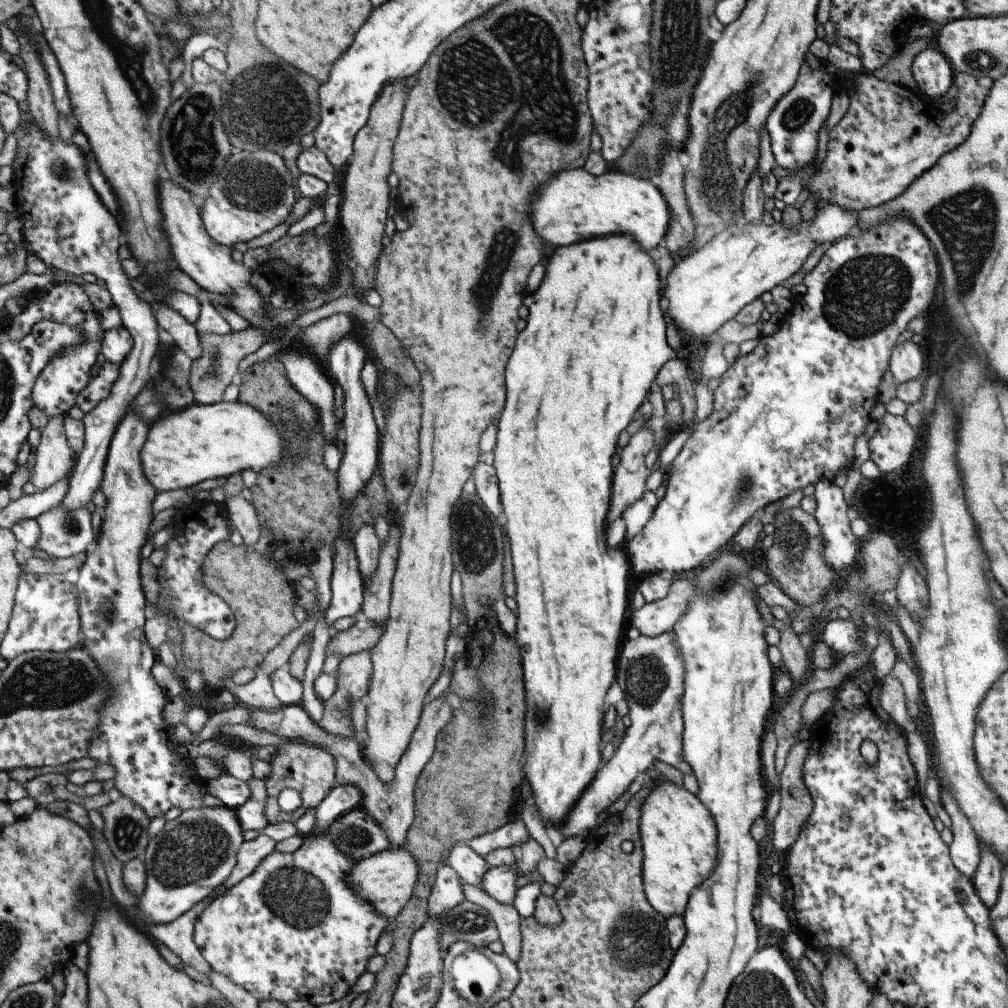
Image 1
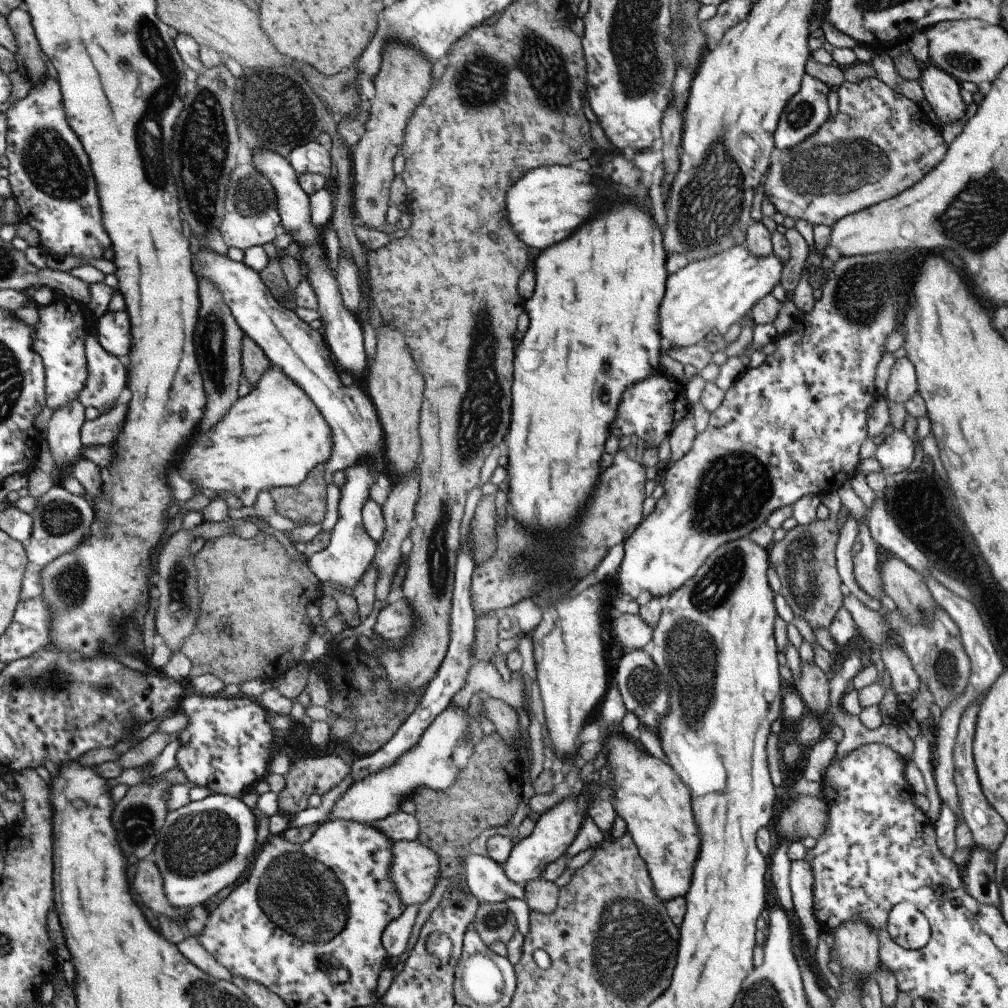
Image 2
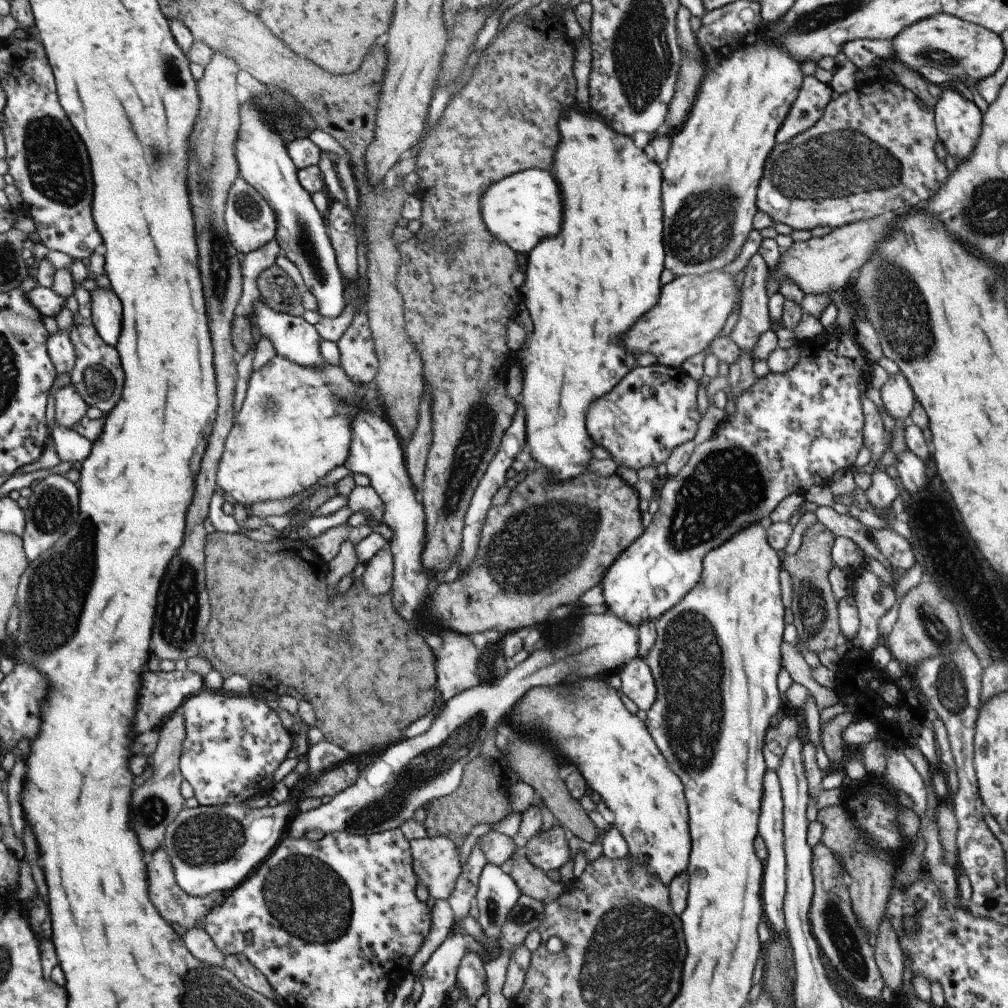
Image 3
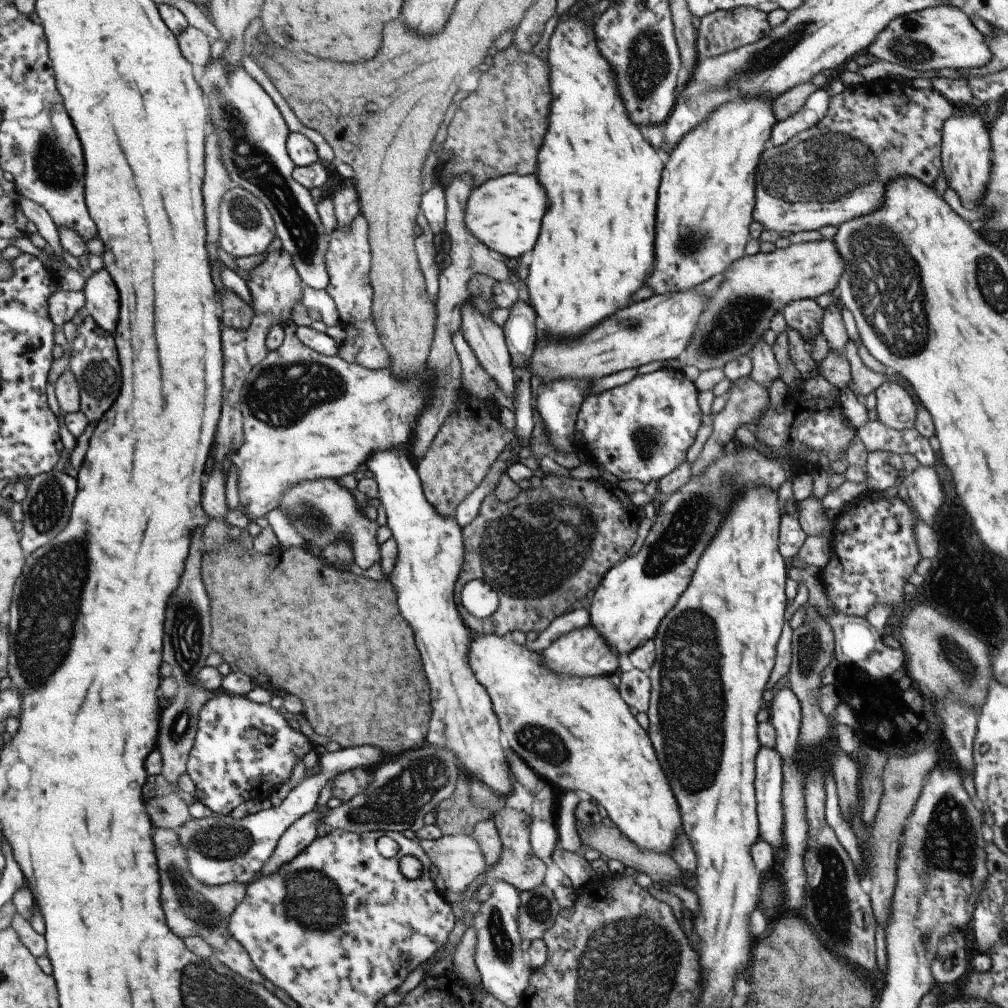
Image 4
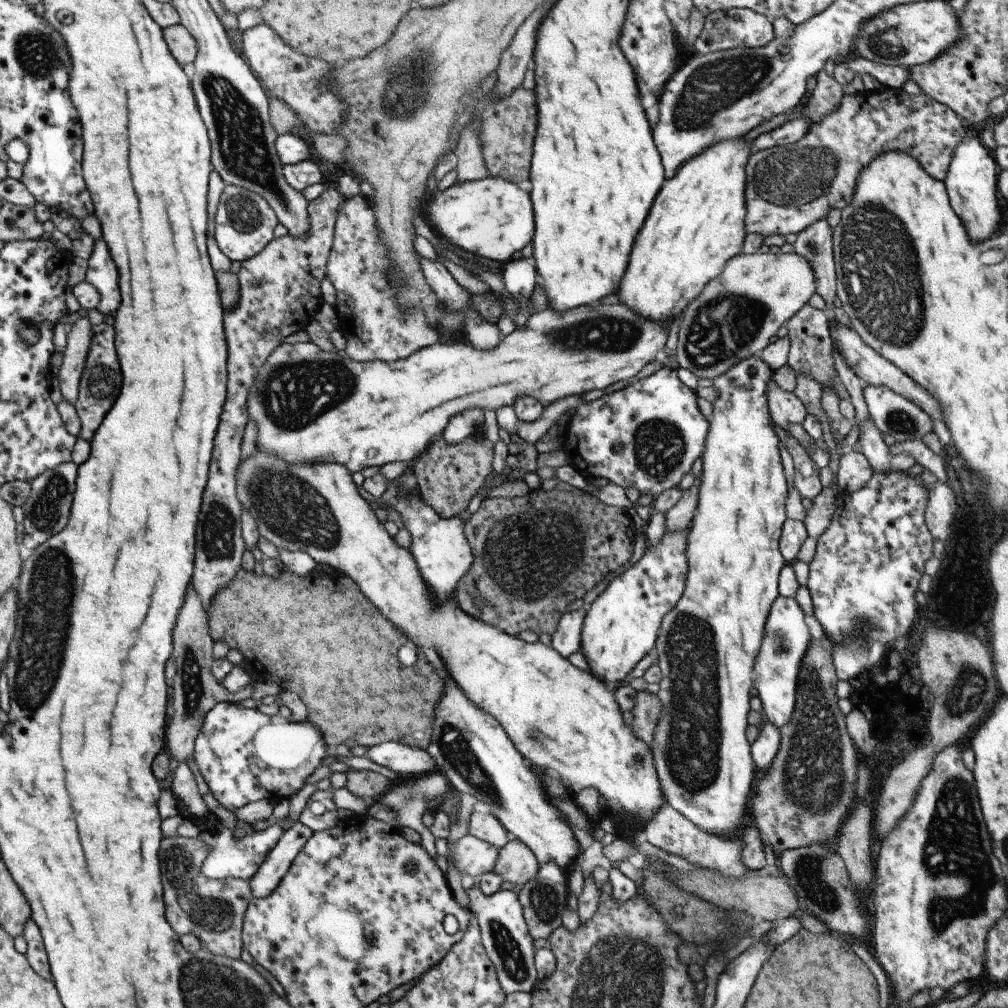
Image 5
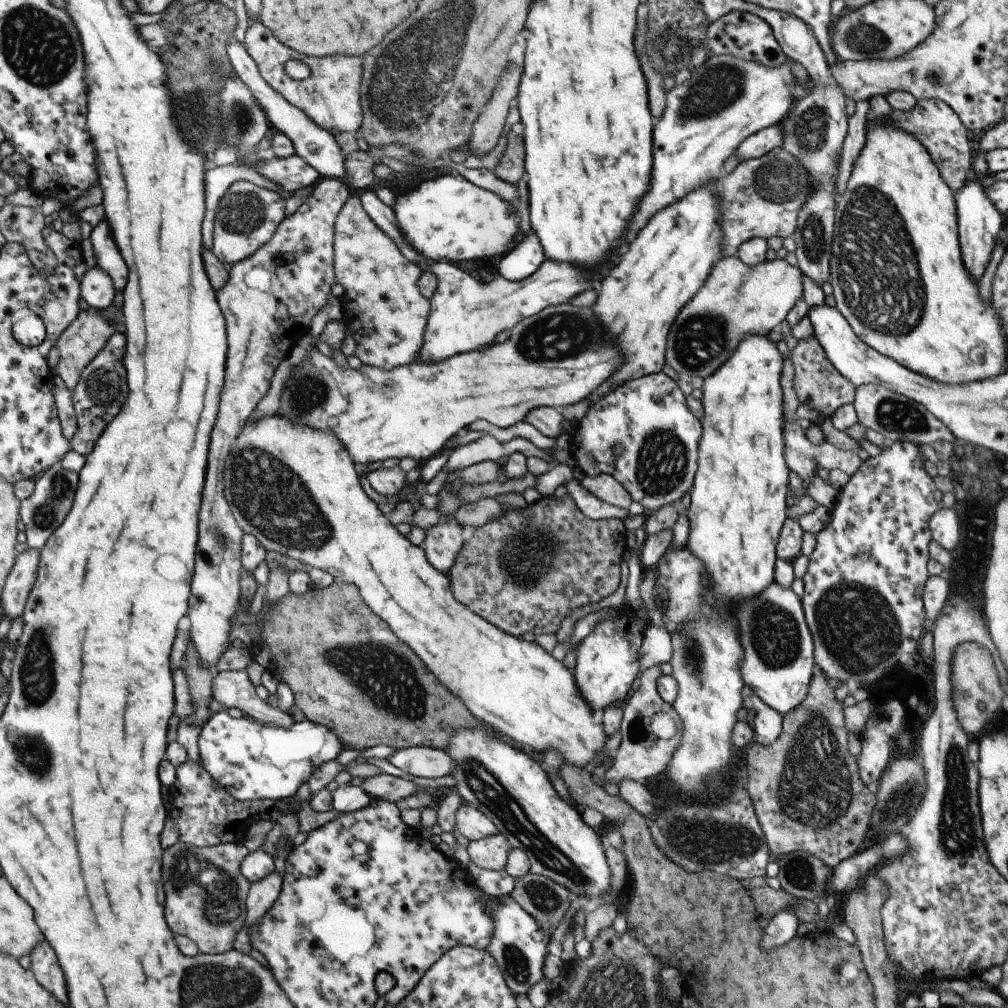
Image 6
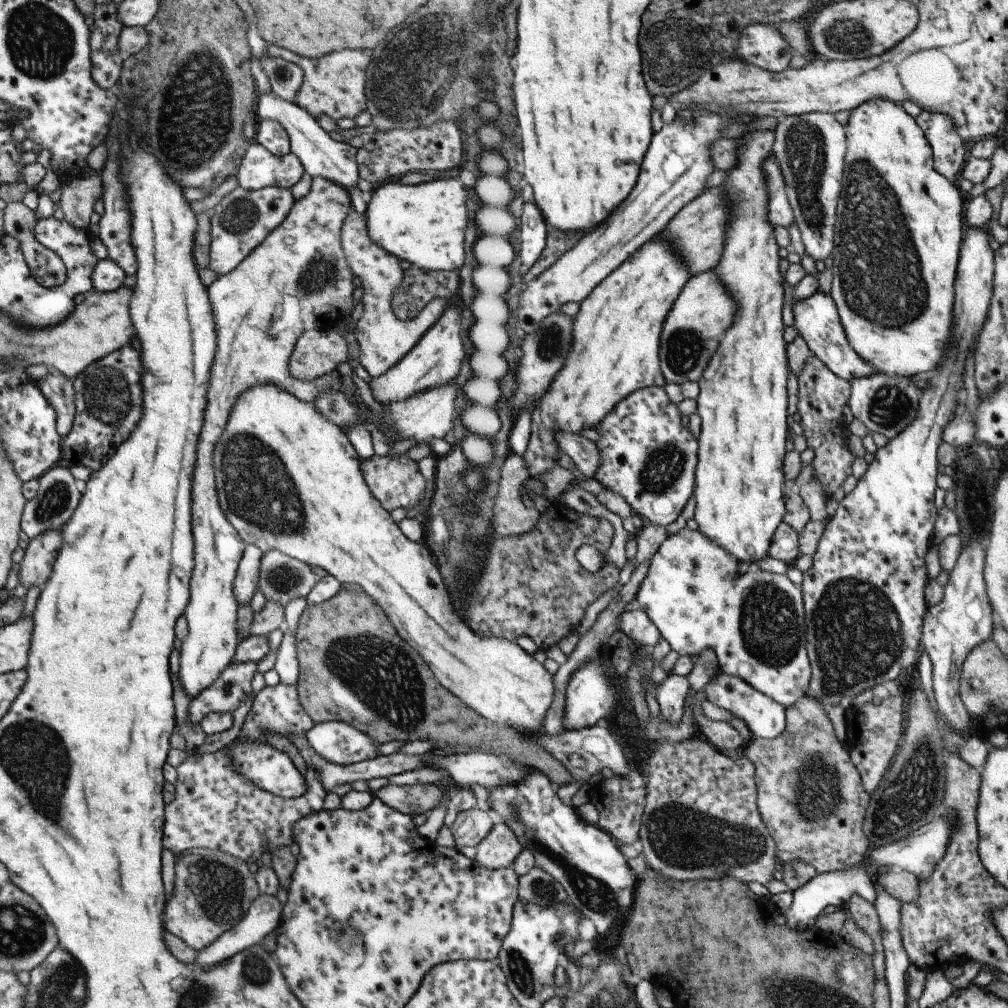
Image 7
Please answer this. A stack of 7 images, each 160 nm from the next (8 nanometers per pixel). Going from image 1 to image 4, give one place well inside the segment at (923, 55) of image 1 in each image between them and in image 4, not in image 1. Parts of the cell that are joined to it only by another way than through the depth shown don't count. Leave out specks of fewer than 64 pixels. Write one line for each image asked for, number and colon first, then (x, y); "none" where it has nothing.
2: (941, 92)
3: (956, 120)
4: (965, 153)

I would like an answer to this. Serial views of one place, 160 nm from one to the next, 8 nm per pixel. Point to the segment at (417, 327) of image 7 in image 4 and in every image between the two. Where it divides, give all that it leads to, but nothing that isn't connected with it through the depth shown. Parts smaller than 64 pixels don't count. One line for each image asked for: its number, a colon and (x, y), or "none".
4: (347, 260)
5: (374, 329)
6: (381, 303)

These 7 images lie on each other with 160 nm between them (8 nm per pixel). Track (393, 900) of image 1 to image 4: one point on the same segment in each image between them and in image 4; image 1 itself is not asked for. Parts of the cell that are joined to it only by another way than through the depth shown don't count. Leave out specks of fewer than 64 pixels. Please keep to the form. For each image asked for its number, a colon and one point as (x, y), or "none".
2: (414, 868)
3: (435, 862)
4: (457, 859)

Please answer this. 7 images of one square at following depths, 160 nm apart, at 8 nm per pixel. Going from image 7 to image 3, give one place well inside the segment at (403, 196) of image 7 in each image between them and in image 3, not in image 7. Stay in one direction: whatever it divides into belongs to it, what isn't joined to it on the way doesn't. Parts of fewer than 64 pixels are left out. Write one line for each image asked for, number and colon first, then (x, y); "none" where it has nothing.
3: (519, 210)
4: (504, 214)
5: (492, 218)
6: (447, 218)

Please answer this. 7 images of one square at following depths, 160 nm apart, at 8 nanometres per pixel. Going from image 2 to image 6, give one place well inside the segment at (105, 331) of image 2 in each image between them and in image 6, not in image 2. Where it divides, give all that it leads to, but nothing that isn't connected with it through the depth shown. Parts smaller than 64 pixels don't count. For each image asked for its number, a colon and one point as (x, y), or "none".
3: (107, 309)
4: (102, 297)
5: (102, 272)
6: (108, 256)

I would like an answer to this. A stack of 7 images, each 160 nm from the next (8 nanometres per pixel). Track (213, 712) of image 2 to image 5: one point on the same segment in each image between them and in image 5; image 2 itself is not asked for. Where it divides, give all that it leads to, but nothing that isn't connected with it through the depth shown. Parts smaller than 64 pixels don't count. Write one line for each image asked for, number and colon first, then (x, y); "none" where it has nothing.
3: (233, 744)
4: (242, 751)
5: (243, 756)

